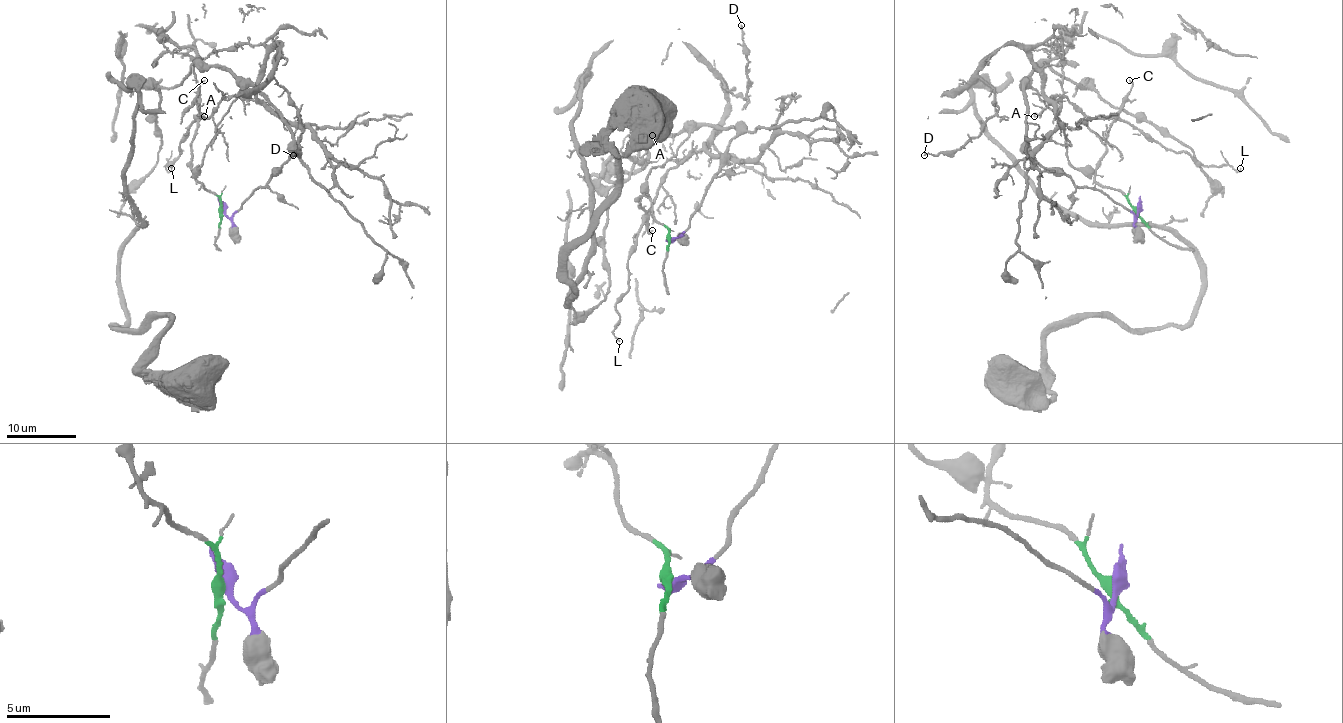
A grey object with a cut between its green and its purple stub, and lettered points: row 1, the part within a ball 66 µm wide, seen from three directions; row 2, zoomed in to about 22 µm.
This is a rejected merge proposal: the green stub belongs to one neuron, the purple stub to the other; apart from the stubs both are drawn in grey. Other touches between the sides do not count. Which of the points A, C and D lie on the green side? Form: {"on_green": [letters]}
{"on_green": ["C"]}

